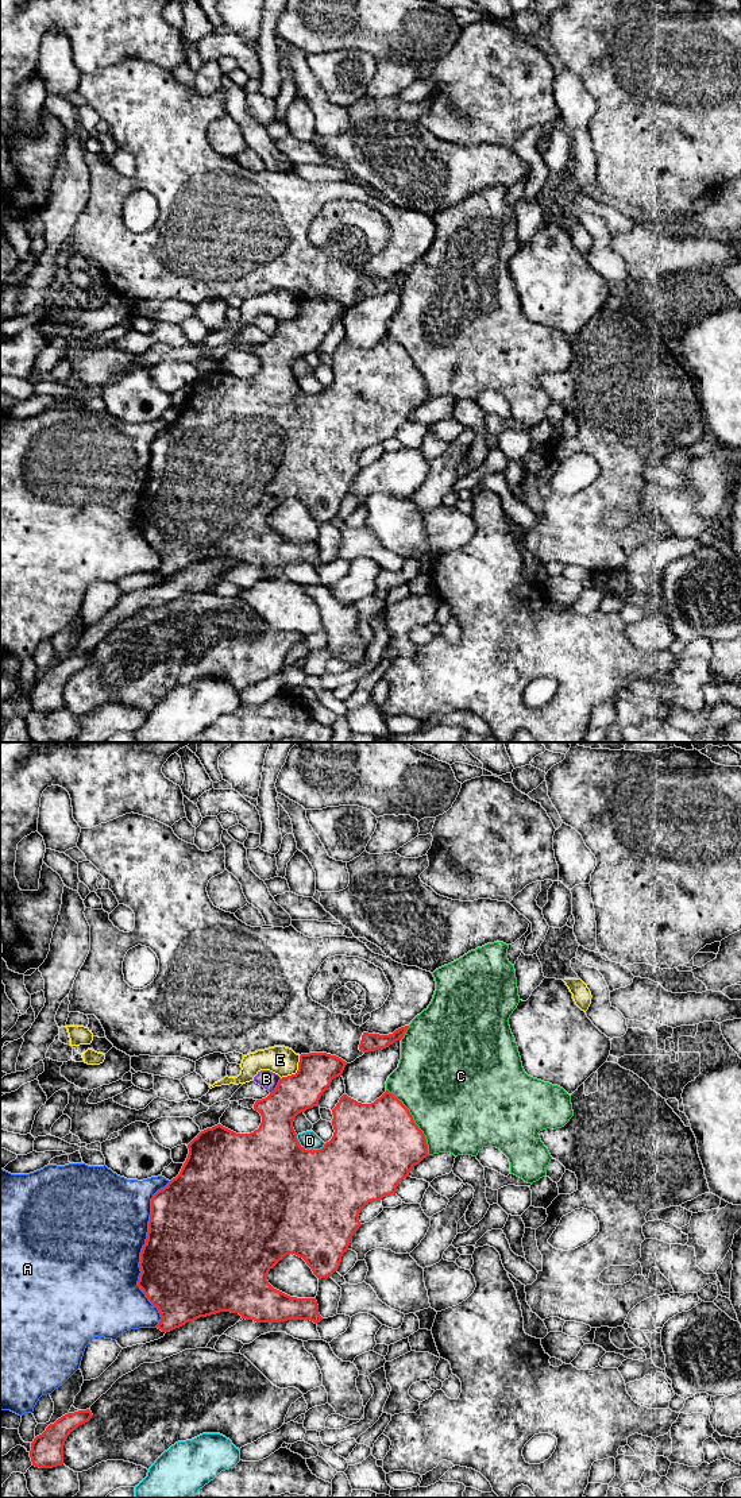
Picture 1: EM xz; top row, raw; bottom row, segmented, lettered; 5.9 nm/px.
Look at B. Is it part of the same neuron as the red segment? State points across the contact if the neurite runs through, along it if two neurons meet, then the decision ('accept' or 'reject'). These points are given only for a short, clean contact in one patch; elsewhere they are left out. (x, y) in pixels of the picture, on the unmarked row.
accept

